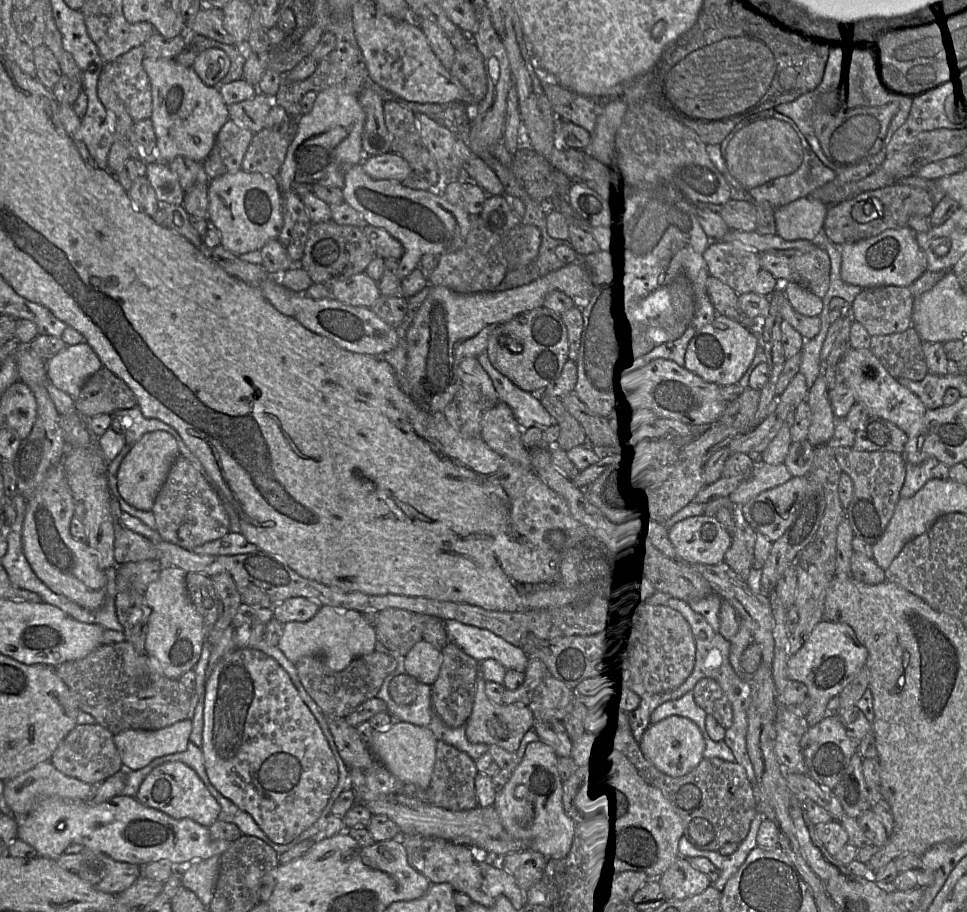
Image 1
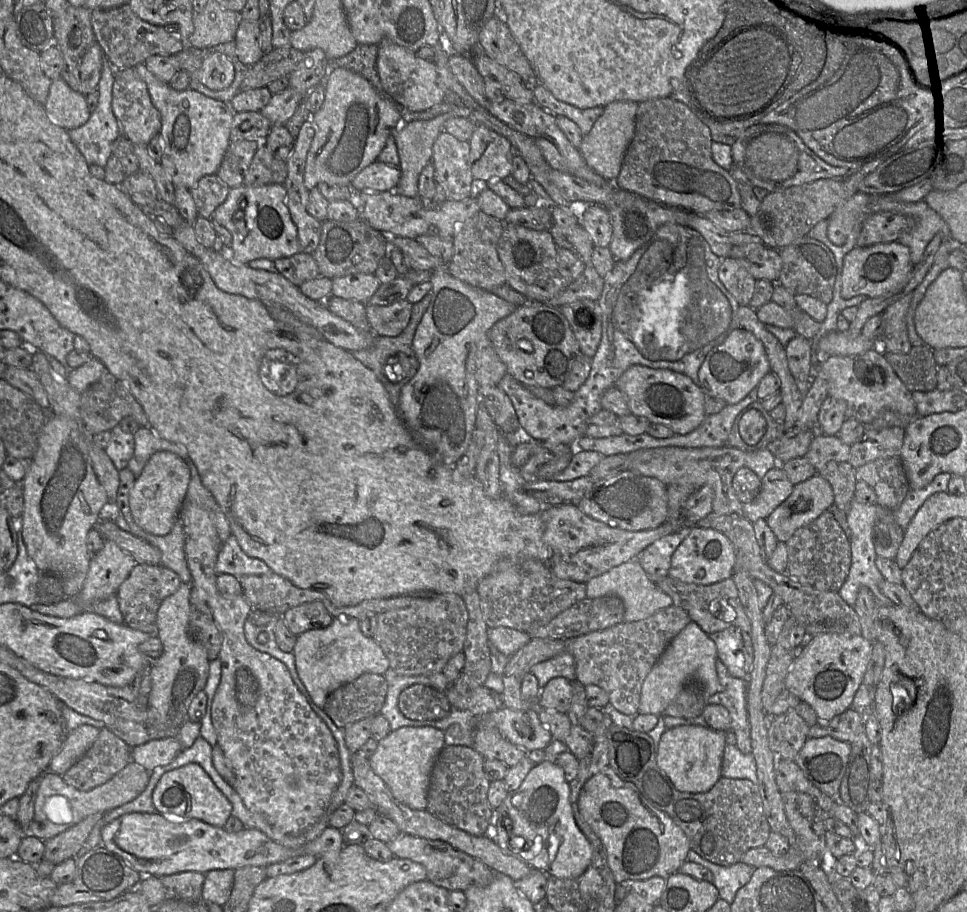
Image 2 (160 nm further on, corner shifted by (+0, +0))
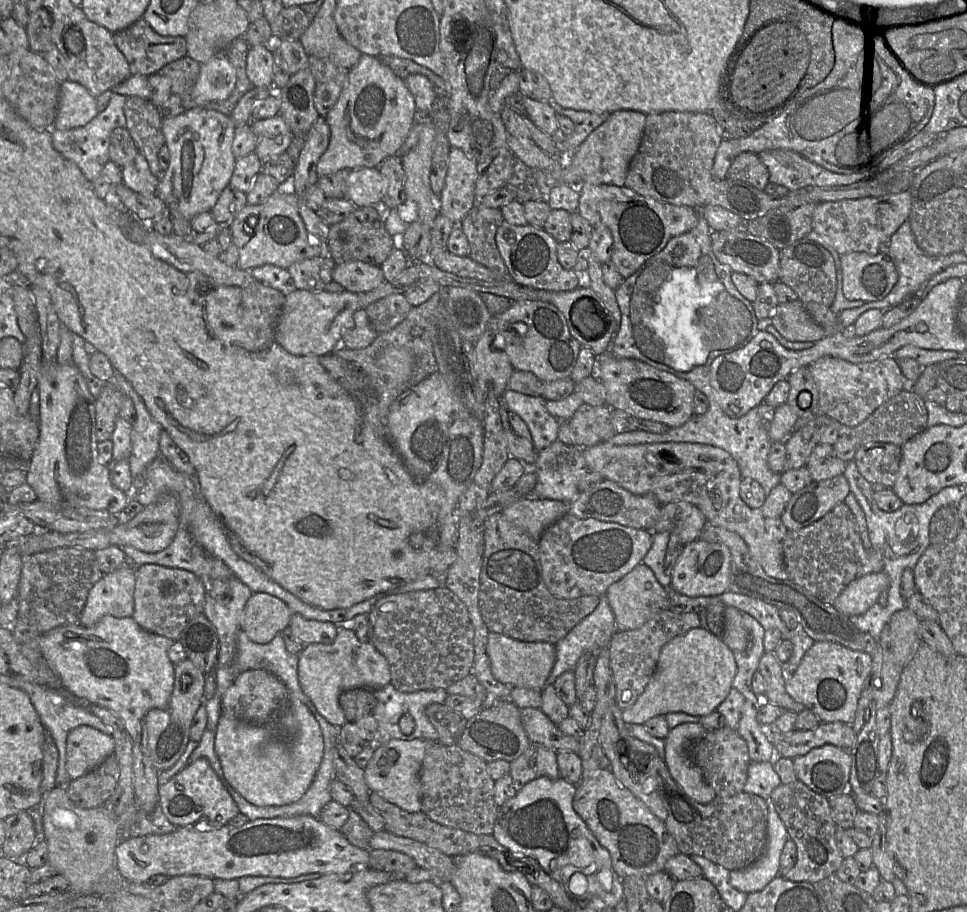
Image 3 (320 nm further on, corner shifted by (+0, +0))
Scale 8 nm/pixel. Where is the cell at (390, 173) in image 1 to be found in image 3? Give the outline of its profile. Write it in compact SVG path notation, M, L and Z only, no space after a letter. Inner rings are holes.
M358 168L349 172L344 198L356 208L380 202L384 193L385 180L377 168Z

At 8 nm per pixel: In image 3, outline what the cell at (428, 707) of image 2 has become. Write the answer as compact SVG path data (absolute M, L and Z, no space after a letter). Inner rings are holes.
M432 703L425 709L425 713L438 733L438 743L446 746L458 743L467 719L459 712L449 708L445 703Z

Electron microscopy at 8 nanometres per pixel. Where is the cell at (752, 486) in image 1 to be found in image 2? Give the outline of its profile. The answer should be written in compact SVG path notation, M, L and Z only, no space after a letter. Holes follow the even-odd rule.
M781 465L769 470L761 480L761 488L752 502L743 505L743 516L750 522L766 519L792 493L794 485L789 481Z

